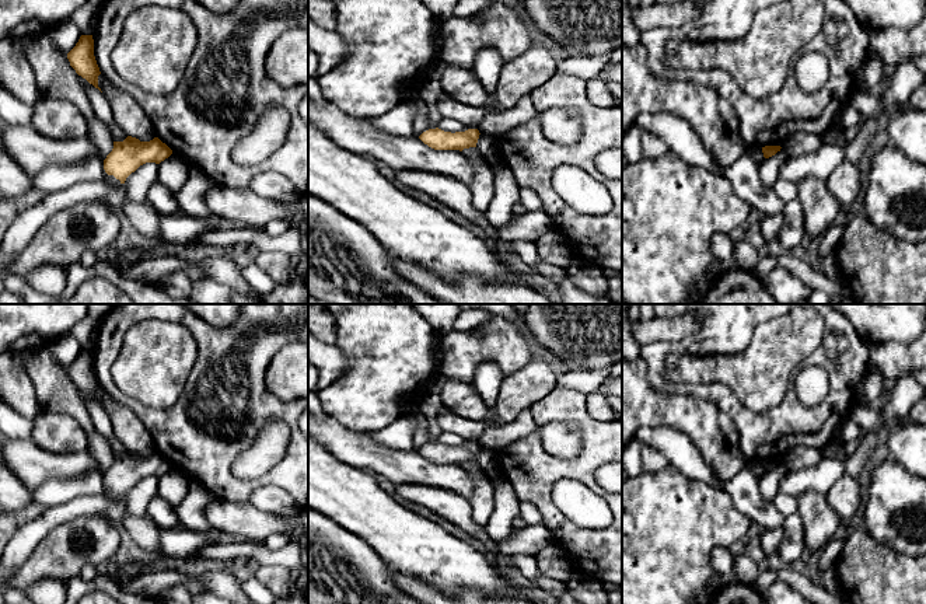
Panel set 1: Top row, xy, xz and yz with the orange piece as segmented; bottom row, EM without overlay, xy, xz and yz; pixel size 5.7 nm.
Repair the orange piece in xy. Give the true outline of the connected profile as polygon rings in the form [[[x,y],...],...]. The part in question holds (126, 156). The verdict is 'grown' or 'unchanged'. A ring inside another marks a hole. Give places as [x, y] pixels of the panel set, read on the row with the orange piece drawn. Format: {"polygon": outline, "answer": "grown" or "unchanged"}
{"polygon": [[[127,136],[123,142],[113,142],[112,151],[104,160],[104,170],[109,184],[125,184],[126,178],[146,163],[160,164],[172,154],[172,150],[158,137],[140,142]]], "answer": "grown"}

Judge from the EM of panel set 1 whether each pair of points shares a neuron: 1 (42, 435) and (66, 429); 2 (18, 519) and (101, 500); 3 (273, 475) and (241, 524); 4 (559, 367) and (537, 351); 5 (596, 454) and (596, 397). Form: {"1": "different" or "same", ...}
{"1": "same", "2": "different", "3": "different", "4": "same", "5": "different"}

